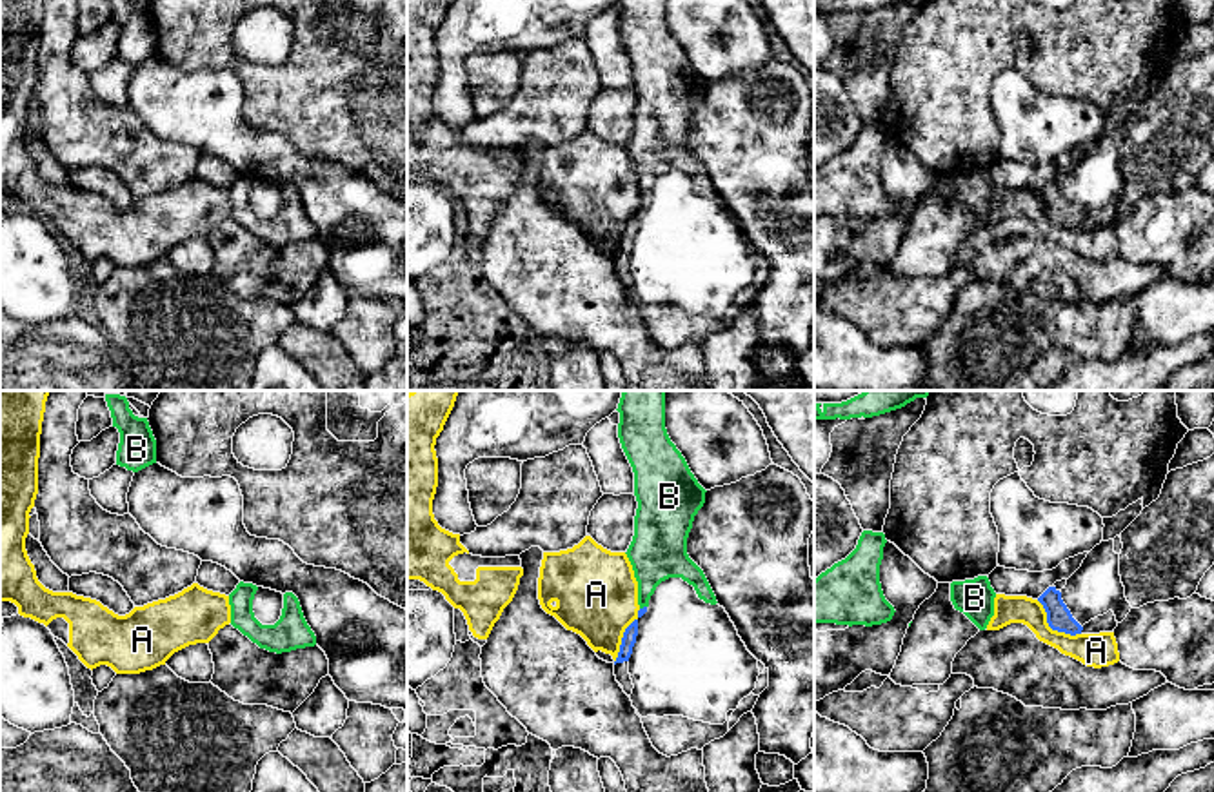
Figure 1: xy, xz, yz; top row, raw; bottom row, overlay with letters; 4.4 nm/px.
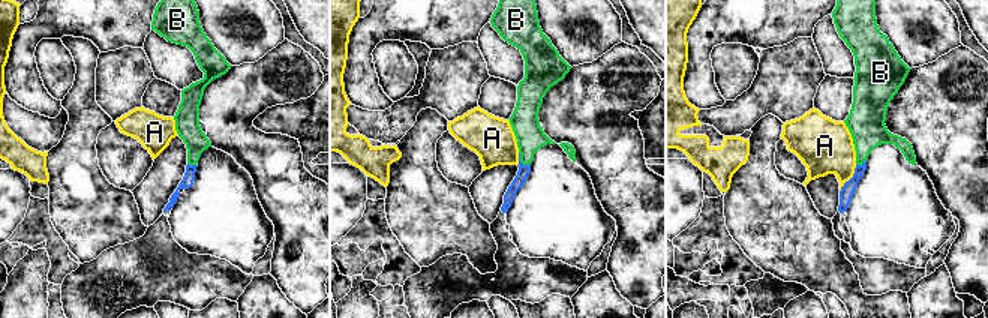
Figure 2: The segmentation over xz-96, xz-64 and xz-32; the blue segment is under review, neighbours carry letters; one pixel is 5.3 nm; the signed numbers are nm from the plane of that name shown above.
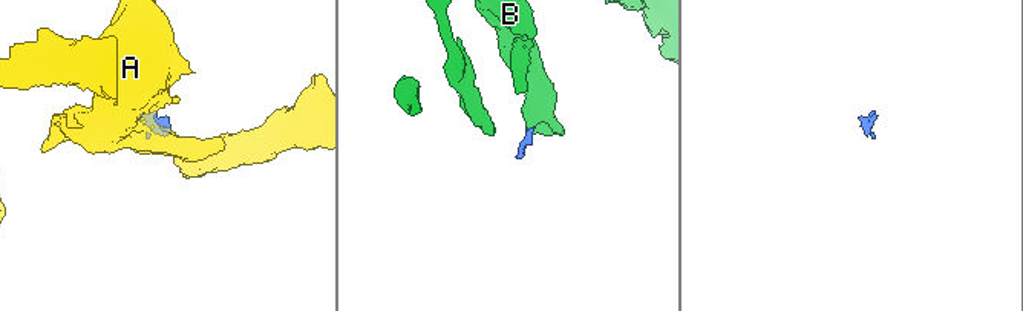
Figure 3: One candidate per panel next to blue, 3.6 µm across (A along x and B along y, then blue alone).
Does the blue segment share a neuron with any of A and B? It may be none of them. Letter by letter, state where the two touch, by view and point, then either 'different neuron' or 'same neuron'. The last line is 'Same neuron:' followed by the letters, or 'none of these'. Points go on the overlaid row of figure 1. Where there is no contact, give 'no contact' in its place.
A: meets blue in yz at (1053, 629); different neuron
B: meets blue in xz at (644, 607); same neuron
Same neuron: B

